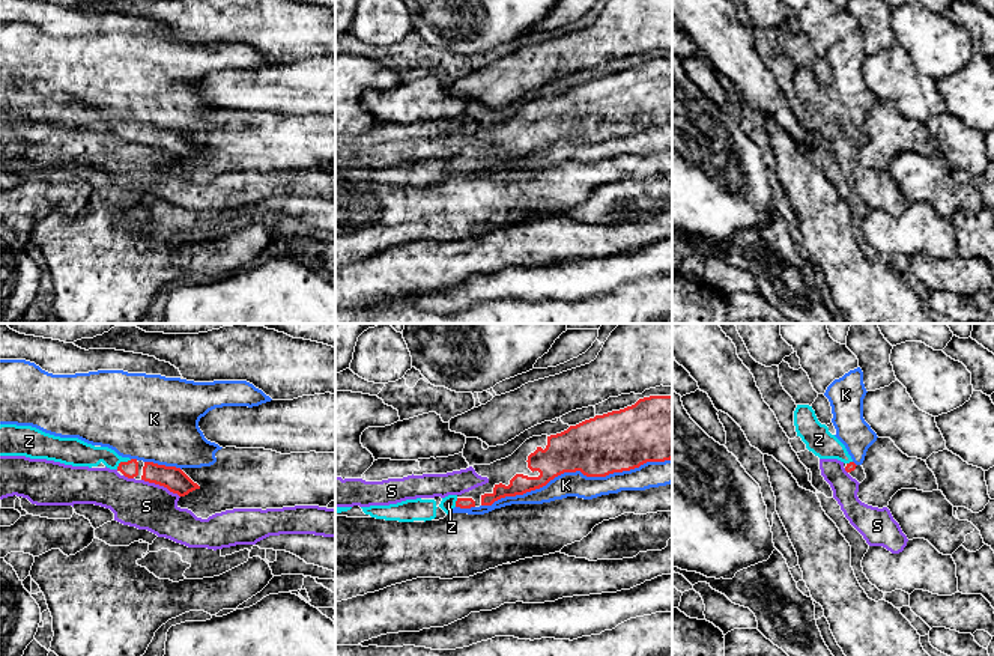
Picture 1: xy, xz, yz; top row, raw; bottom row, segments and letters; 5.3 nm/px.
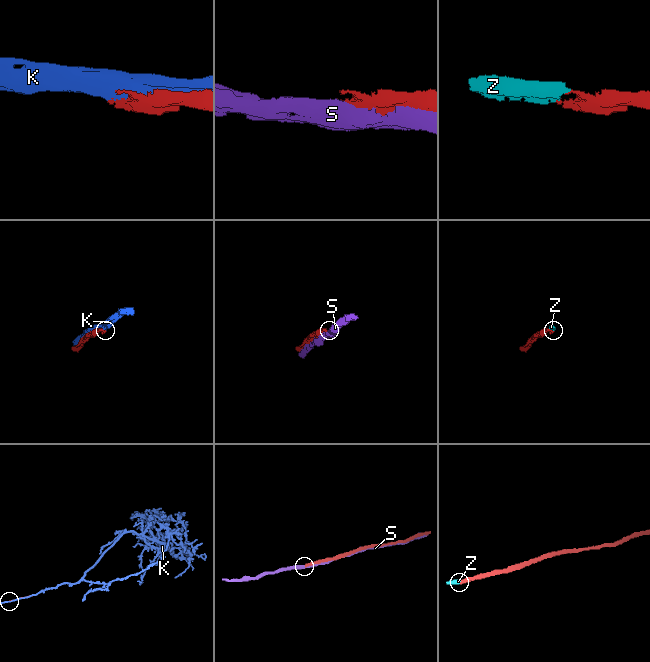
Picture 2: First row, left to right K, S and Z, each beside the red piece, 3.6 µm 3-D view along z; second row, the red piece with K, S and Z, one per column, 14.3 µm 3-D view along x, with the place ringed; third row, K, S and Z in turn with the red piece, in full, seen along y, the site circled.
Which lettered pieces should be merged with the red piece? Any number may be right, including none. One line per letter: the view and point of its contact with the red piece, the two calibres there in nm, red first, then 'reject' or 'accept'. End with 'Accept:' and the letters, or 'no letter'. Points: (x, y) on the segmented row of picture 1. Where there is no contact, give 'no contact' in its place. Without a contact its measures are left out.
K: xz (576, 470) | 320/130 nm | reject
S: xy (161, 485) | 120/260 nm | reject
Z: xy (122, 462) | 90/140 nm | accept
Accept: Z

